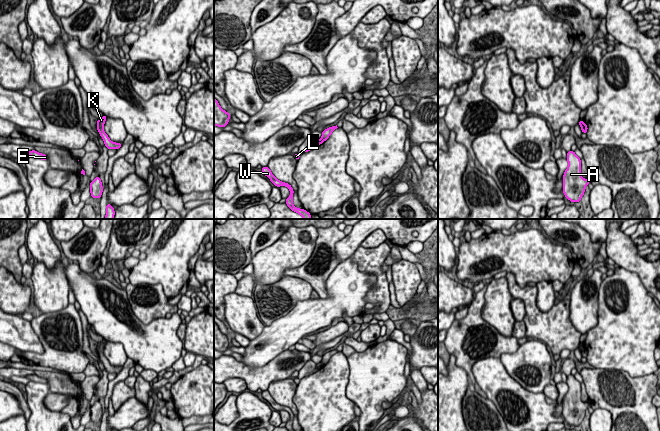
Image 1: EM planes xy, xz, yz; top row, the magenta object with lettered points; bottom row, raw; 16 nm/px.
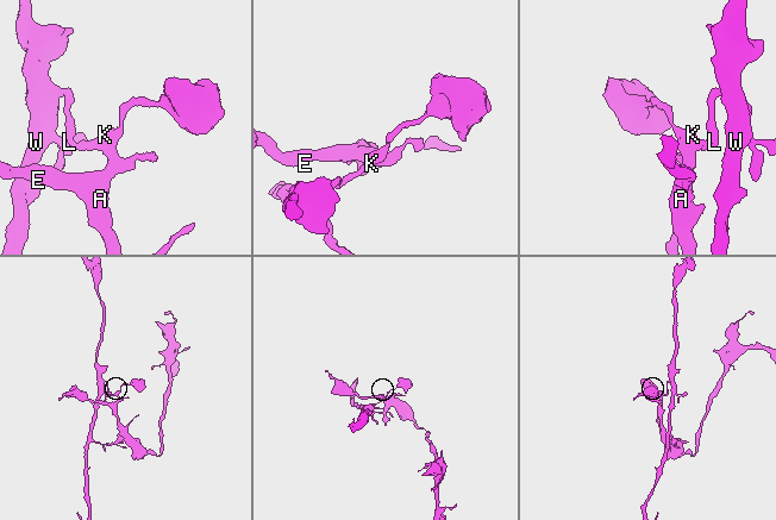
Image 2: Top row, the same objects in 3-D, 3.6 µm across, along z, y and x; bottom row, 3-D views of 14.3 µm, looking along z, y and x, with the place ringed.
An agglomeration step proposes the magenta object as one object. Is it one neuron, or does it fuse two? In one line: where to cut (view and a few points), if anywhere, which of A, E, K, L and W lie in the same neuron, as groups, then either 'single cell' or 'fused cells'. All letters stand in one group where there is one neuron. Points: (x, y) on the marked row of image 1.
cut in xz along (320, 138), (322, 141); A E K / L W; fused cells

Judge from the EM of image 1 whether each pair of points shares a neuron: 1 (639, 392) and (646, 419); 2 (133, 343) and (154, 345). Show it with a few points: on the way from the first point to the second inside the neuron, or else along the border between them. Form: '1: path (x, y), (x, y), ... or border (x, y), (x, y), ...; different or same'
1: path (639, 399), (639, 412); same
2: path (138, 343), (149, 345); same

